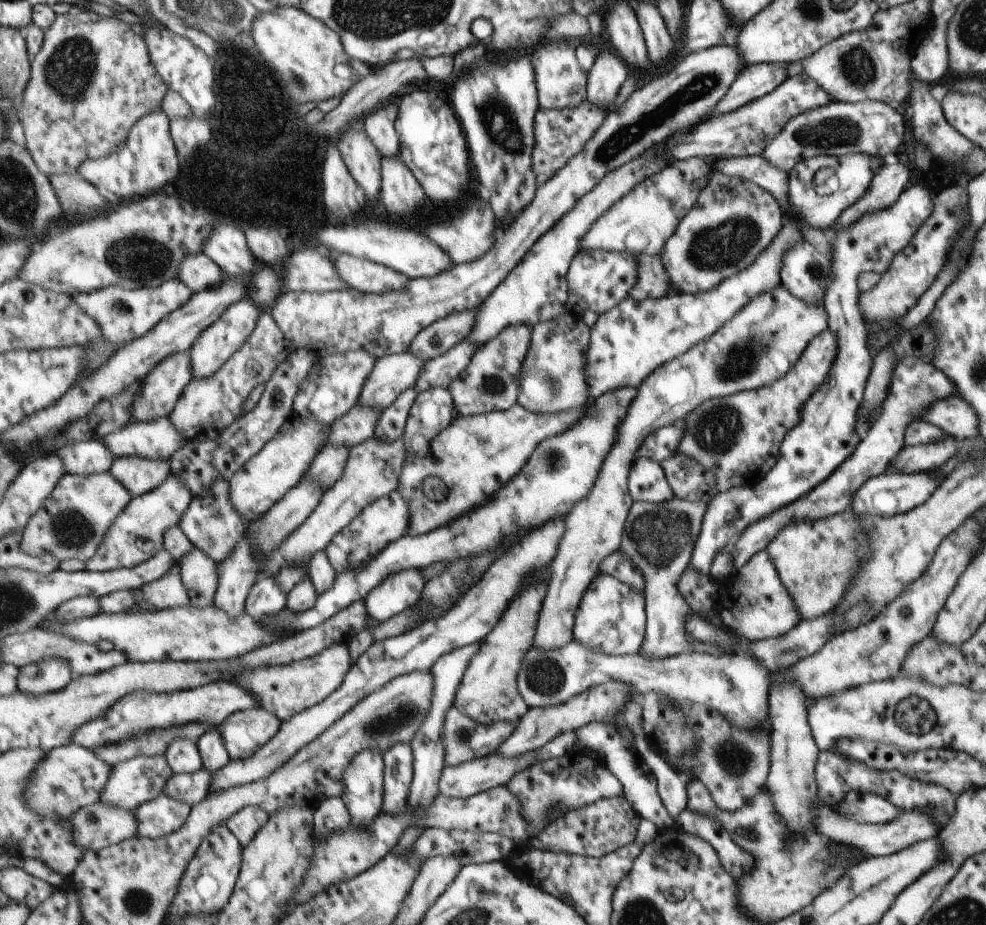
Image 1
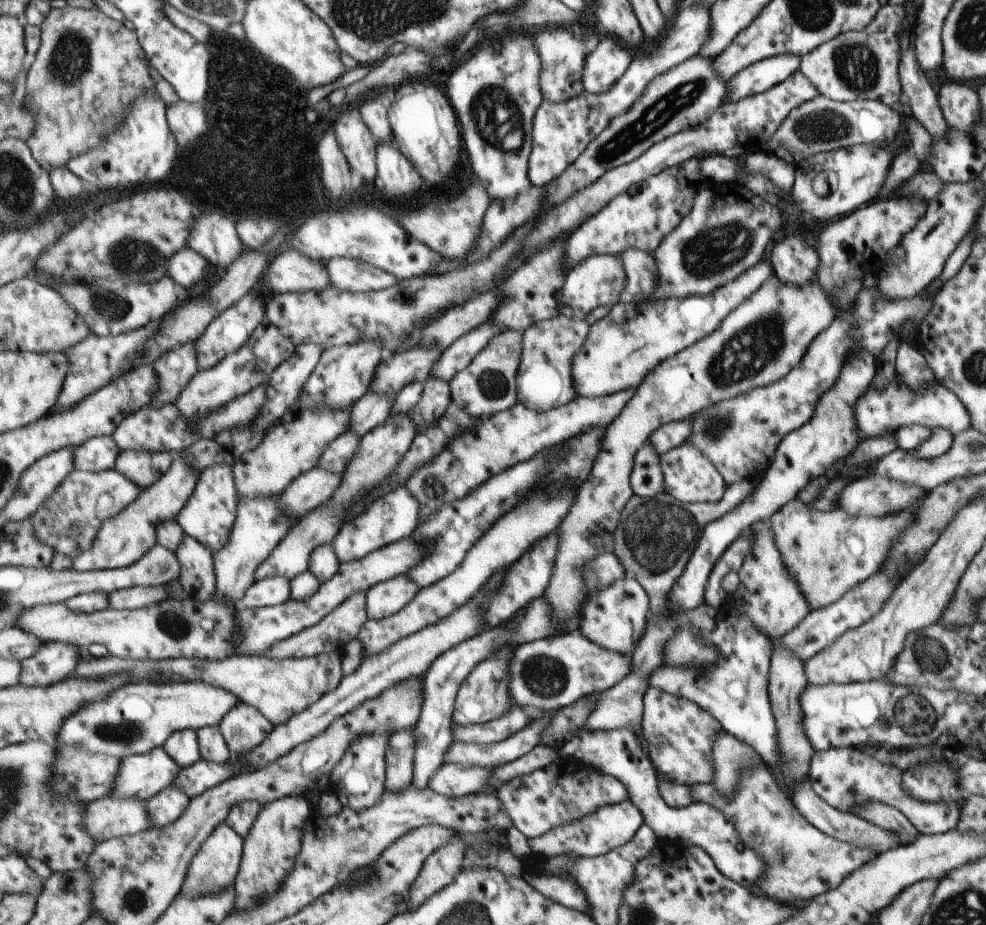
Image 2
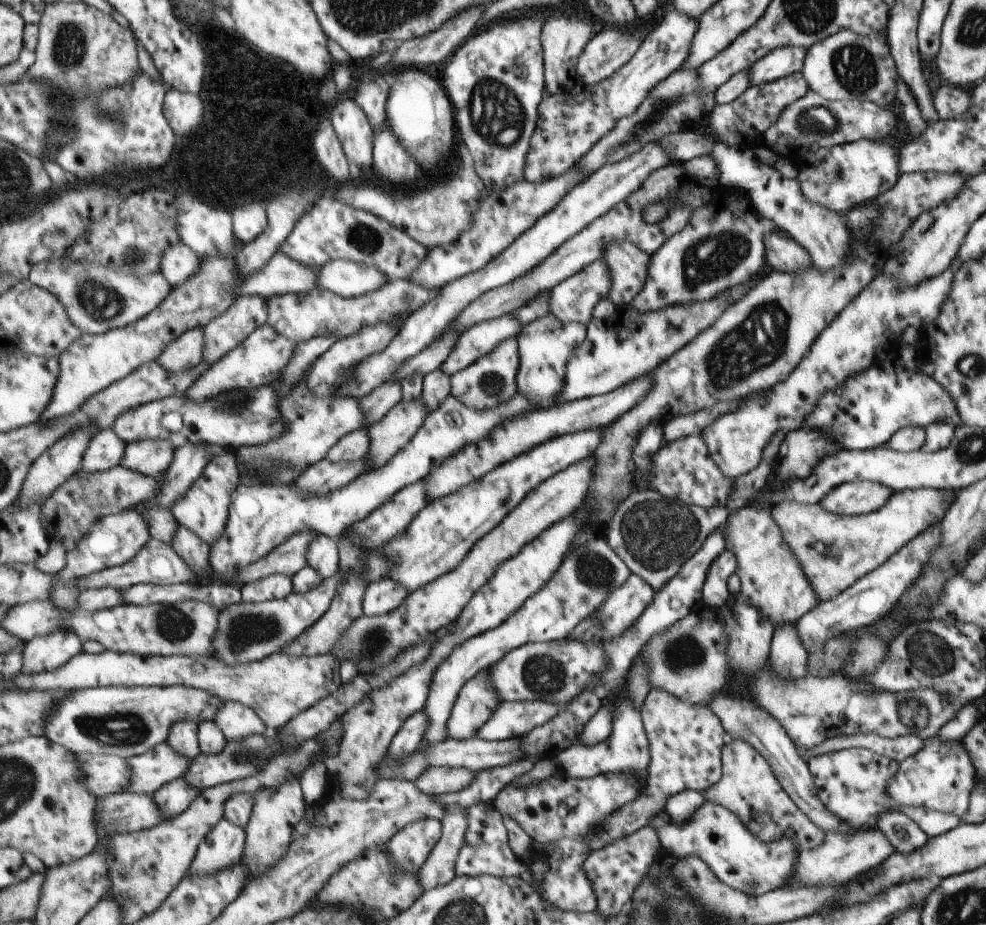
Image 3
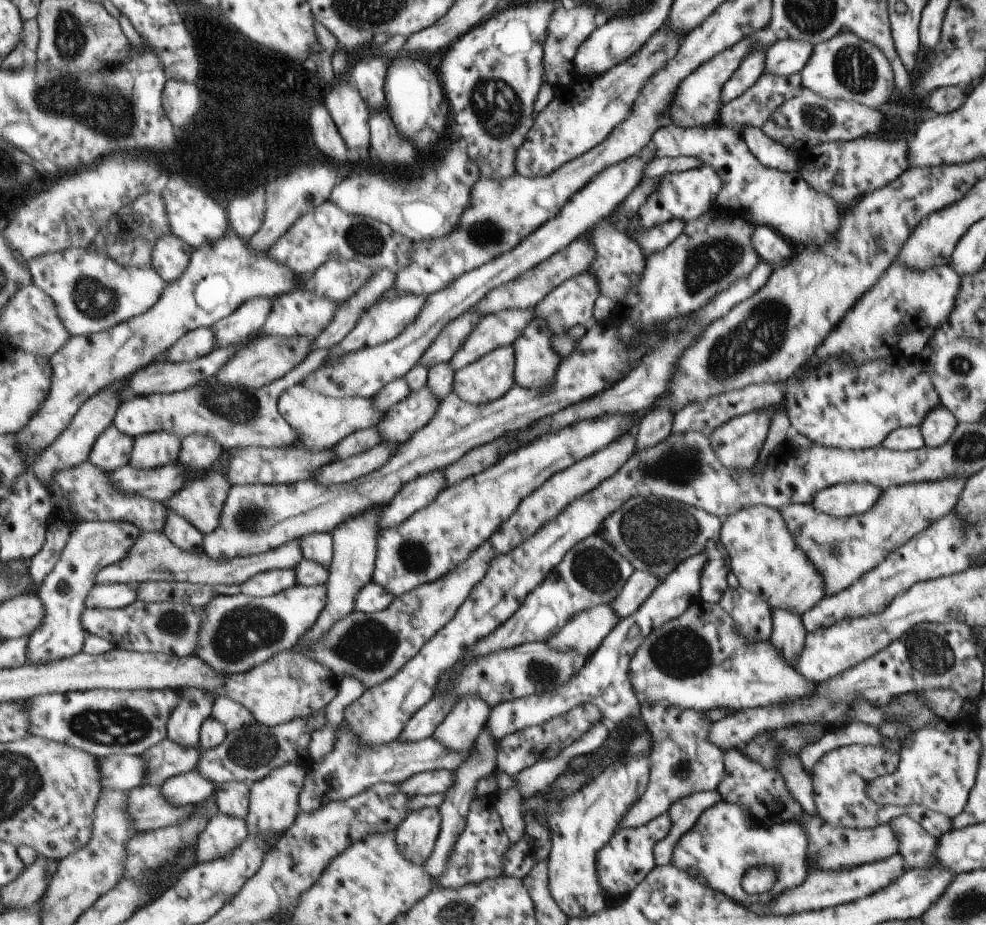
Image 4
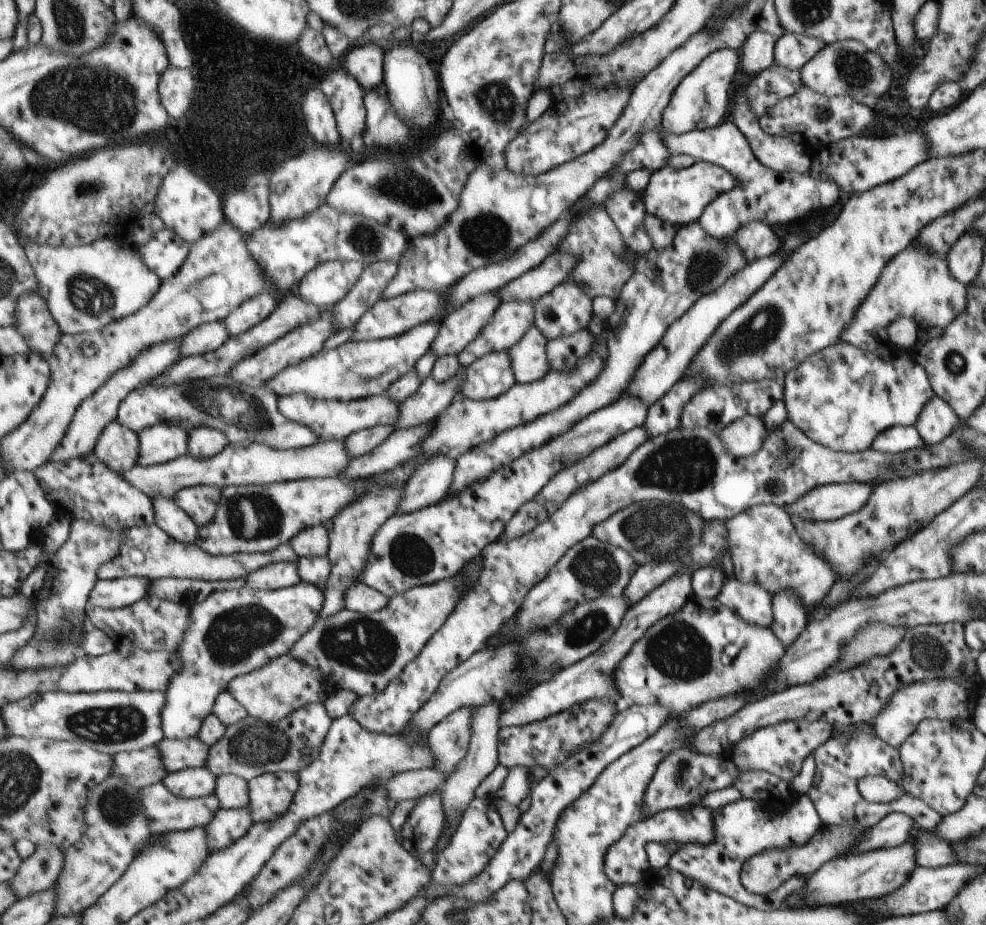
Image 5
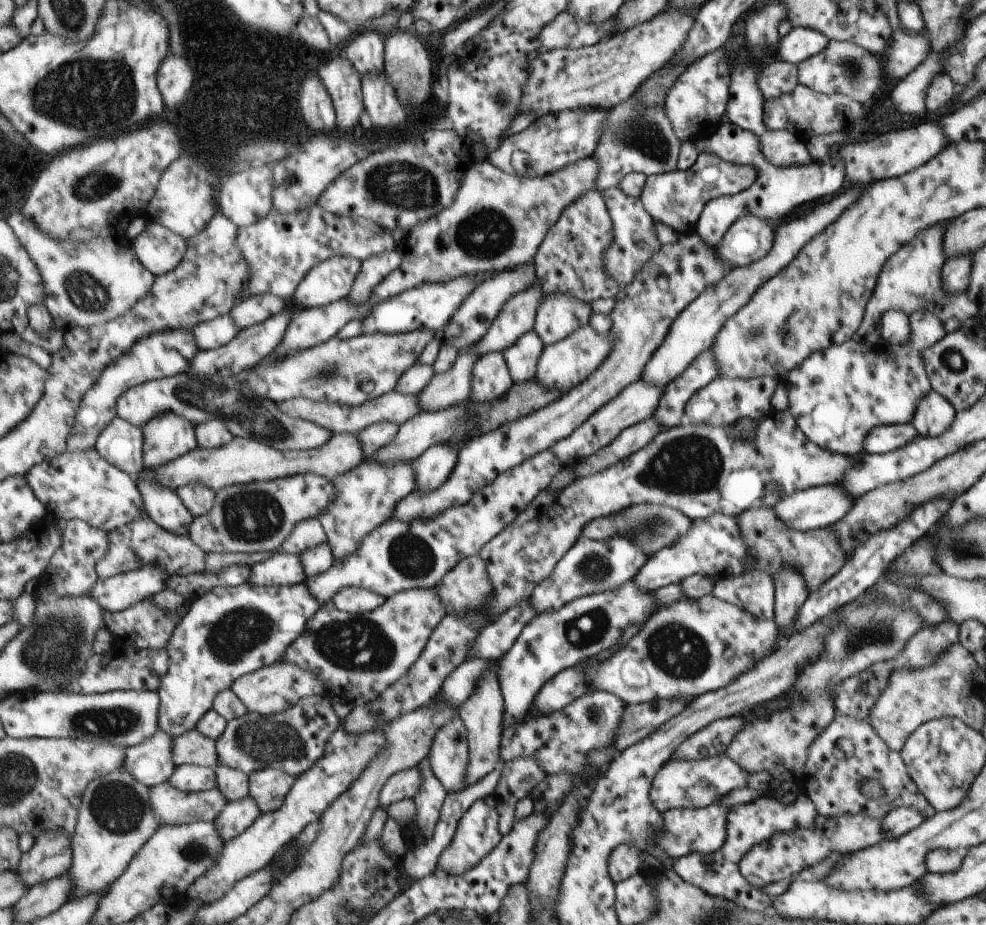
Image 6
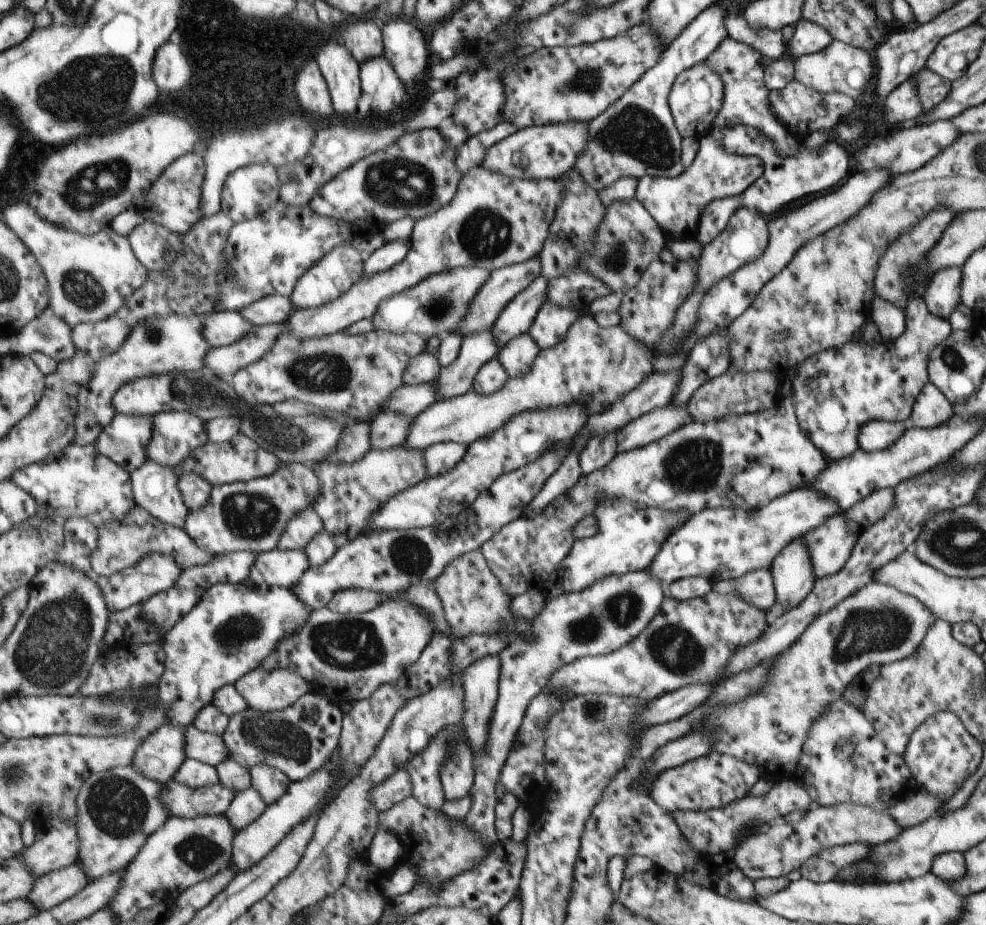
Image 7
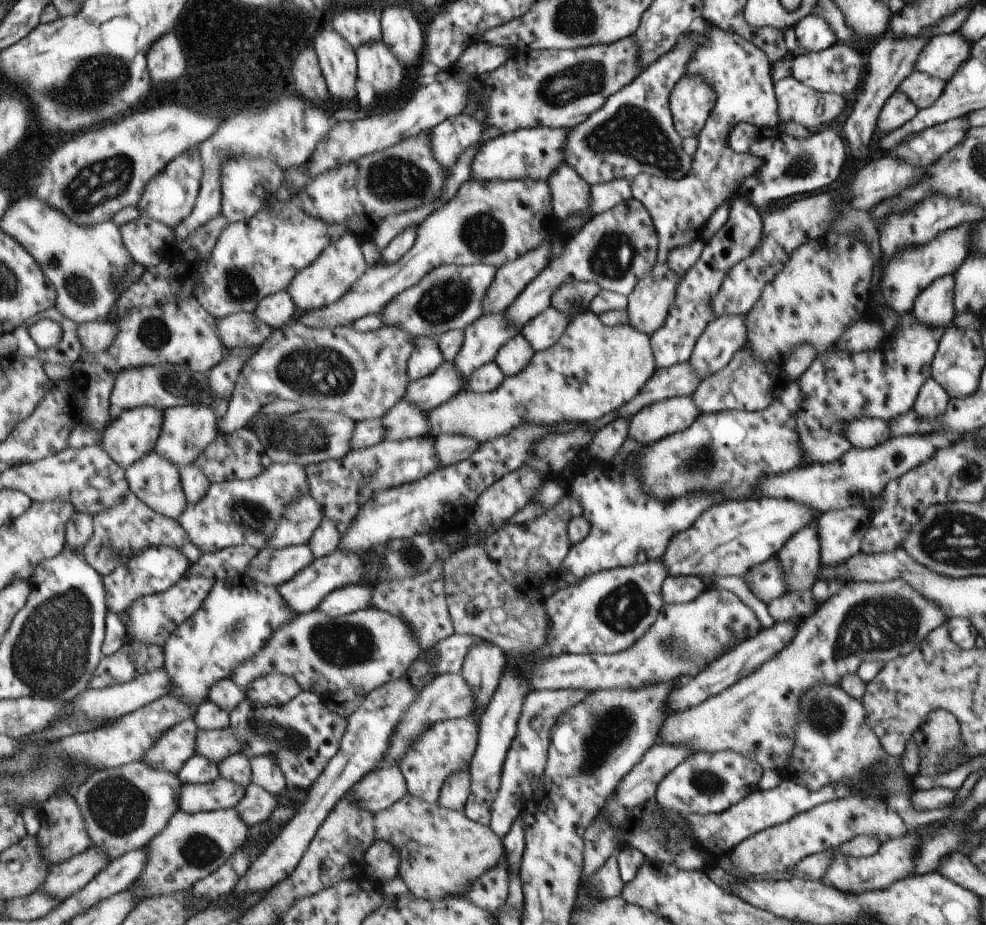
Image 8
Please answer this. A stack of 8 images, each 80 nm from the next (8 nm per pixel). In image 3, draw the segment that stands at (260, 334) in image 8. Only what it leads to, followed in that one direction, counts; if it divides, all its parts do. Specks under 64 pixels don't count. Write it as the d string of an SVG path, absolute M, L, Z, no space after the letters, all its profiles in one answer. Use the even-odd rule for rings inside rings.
M203 328L188 330L172 342L156 361L171 374L184 373L203 362L205 343Z

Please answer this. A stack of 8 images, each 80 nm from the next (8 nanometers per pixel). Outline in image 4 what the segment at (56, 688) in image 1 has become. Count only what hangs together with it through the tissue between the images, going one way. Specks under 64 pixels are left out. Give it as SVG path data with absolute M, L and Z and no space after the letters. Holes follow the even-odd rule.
M83 521L71 534L56 567L45 577L39 596L43 600L46 615L42 625L29 638L28 662L31 665L46 665L71 658L83 650L86 632L82 614L86 598L96 584L97 575L115 563L119 564L130 555L131 549L143 532L131 521Z

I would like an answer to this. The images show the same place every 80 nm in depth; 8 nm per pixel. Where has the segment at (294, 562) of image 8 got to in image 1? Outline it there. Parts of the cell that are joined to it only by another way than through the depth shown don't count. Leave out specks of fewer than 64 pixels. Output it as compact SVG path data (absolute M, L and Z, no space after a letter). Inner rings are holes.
M267 576L265 578L260 578L255 586L252 588L250 595L248 596L247 602L247 614L261 621L264 617L274 617L281 611L285 610L288 606L288 596L286 592L280 587L276 580Z

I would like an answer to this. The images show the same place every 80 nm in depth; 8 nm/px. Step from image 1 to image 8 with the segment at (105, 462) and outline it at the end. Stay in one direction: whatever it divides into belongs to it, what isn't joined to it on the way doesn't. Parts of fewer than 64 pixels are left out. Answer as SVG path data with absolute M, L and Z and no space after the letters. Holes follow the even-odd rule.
M137 407L132 411L122 411L105 428L105 438L99 445L109 453L109 456L119 466L127 470L146 454L154 451L157 439L162 435L163 413L163 411L155 407Z

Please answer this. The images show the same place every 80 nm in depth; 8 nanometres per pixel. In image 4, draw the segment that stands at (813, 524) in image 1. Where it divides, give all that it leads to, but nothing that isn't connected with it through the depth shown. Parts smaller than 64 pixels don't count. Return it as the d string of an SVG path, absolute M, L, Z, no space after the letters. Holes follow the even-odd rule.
M950 477L942 481L911 483L882 489L875 504L867 512L836 519L828 514L819 512L811 504L803 503L793 503L784 506L779 512L797 548L801 550L805 558L820 573L824 596L830 597L853 584L861 575L871 570L898 546L905 544L912 536L927 528L932 522L943 518L947 513L951 513L966 478L956 477L953 479Z

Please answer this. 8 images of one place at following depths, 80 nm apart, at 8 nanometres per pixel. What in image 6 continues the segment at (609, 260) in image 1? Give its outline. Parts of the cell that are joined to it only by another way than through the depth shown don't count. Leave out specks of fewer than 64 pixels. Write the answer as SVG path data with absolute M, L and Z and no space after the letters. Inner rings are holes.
M553 292L541 298L532 329L543 345L555 344L579 326L588 324L591 312L589 303Z

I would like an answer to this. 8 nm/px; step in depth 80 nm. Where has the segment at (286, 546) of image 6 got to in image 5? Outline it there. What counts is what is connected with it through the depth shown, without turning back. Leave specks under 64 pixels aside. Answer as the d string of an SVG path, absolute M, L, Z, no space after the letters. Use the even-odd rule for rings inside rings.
M325 525L305 529L289 543L301 558L312 556L328 558L332 546L329 528Z

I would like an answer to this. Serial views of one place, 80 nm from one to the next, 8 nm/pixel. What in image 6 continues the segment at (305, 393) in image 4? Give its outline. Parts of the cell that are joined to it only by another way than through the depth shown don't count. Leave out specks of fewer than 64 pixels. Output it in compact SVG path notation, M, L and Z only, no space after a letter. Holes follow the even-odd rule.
M399 390L389 392L388 395L381 396L380 399L371 400L371 402L361 406L361 408L351 408L349 406L341 406L339 404L321 403L309 398L295 397L283 403L277 404L282 412L285 412L289 417L295 419L304 419L321 424L323 428L329 428L334 434L349 434L362 433L373 424L392 421L399 426L403 425L410 418L421 413L420 394L419 395L404 395L400 394Z

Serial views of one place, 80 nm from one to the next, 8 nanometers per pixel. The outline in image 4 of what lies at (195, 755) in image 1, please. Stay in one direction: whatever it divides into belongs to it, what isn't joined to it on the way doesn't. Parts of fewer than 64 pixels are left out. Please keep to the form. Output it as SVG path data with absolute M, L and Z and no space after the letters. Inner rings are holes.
M183 689L180 692L182 699L178 707L172 712L168 722L168 738L173 742L187 748L201 748L200 732L205 720L212 716L215 704L215 693L209 693L207 689Z

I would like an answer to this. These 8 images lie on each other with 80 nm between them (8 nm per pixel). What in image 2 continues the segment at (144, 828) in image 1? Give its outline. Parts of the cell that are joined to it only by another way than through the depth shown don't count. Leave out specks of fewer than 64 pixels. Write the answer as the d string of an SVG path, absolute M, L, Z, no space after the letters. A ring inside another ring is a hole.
M171 785L147 801L150 816L149 829L162 829L177 822L191 804L190 796Z

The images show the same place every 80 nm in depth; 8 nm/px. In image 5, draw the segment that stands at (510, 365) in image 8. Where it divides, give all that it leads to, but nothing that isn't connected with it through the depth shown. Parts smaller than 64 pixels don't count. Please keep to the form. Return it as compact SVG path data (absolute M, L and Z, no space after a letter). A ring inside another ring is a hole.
M533 324L507 350L515 383L541 380L550 366L546 359L546 338Z

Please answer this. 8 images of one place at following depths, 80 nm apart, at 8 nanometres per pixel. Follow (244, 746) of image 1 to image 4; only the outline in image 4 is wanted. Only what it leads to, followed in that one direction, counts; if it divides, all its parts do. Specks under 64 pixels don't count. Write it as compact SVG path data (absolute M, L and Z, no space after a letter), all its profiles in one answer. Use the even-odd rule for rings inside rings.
M227 696L215 698L212 716L221 722L229 733L258 722L255 715L246 706Z

